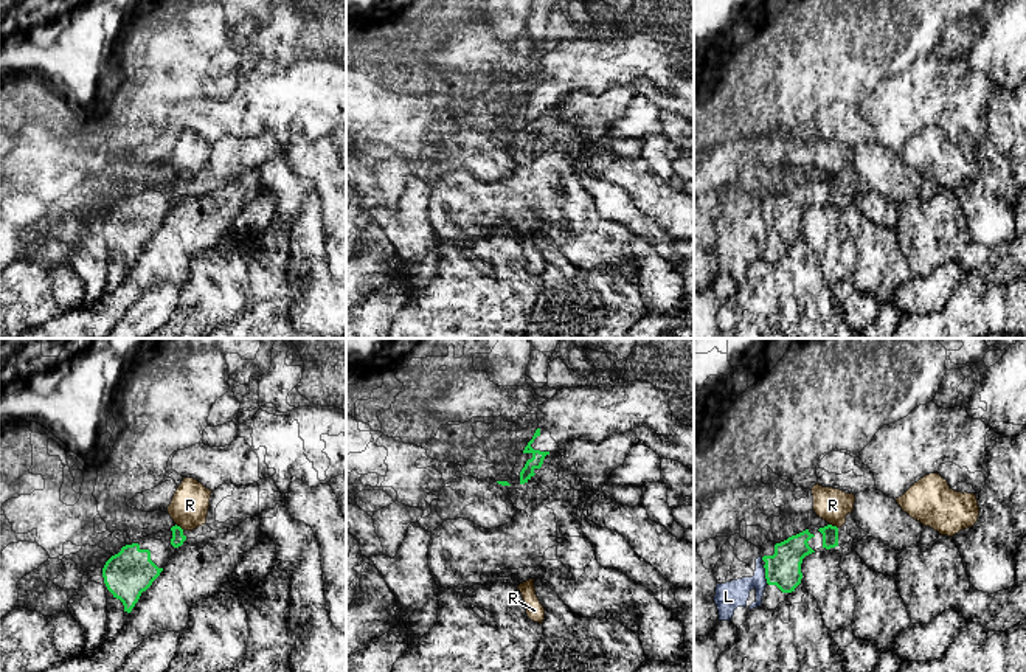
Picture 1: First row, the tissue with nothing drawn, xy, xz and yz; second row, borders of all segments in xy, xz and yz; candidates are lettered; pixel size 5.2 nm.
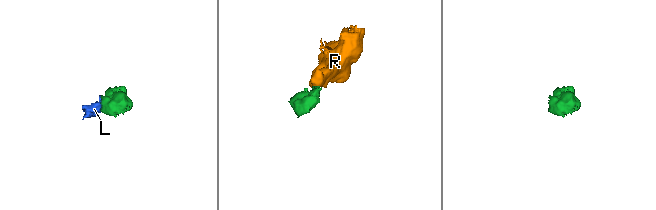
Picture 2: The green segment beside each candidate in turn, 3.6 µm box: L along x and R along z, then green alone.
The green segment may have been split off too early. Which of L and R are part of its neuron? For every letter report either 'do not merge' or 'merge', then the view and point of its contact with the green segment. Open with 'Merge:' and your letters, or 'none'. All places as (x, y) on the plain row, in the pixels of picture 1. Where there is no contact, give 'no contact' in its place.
Merge: none
L: do not merge | yz (766, 227)
R: do not merge | yz (834, 179)

